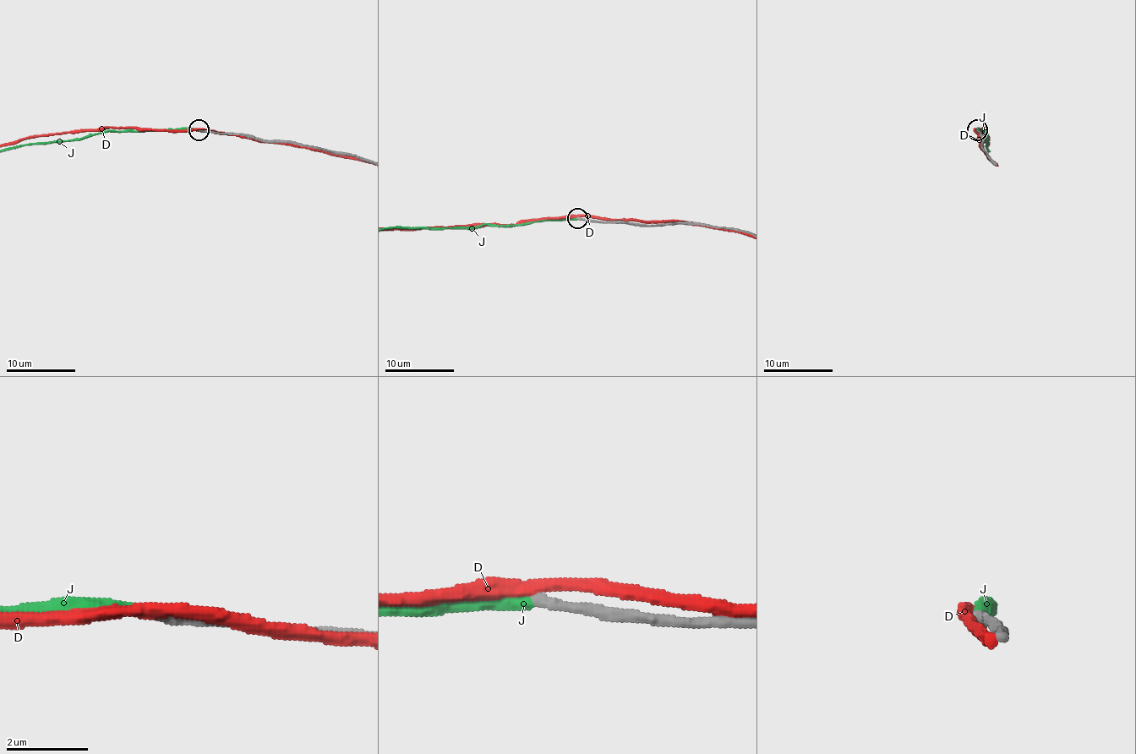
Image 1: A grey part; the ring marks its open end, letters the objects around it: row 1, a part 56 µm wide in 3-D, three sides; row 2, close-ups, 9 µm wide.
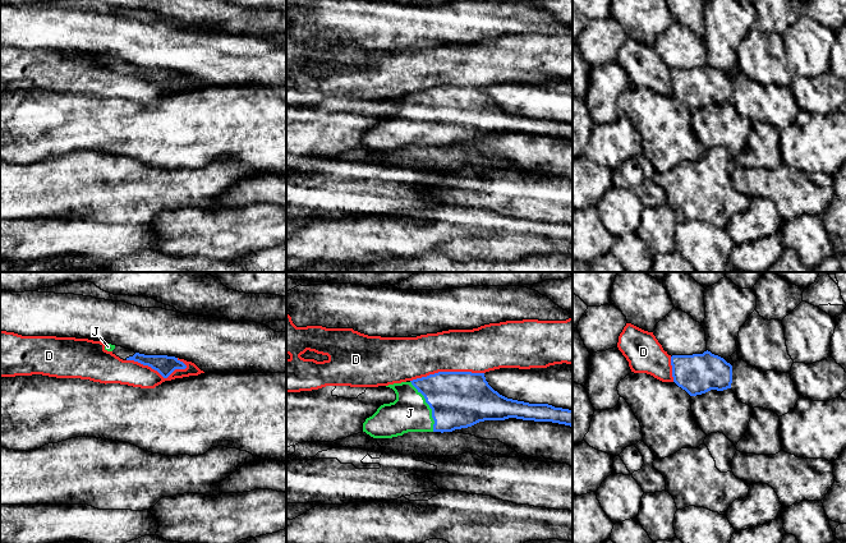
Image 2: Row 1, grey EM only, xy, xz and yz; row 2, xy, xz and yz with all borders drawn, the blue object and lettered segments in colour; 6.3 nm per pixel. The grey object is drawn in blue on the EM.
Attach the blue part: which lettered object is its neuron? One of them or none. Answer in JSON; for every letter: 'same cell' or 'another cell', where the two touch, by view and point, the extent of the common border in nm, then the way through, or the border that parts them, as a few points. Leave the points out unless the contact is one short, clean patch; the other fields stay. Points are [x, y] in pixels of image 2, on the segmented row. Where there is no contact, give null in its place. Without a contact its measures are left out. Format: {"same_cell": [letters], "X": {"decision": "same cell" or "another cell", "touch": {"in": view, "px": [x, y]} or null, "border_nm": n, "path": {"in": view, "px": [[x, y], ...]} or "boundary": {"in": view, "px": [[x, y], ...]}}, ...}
{"same_cell": ["J"], "D": {"decision": "another cell", "touch": {"in": "xz", "px": [446, 372]}, "border_nm": 460}, "J": {"decision": "same cell", "touch": {"in": "xz", "px": [430, 406]}, "border_nm": 360, "path": {"in": "xz", "px": [[458, 400], [435, 403], [430, 406], [419, 406], [409, 413]]}}}

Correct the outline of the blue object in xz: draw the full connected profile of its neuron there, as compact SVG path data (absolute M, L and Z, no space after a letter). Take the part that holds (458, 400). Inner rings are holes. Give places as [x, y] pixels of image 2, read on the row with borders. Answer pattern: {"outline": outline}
{"outline": "M438 372L386 387L395 391L396 400L381 405L363 423L363 432L373 438L392 438L408 432L452 432L472 427L479 422L509 418L552 422L573 427L573 410L555 408L548 404L529 404L507 399L488 385L484 373Z"}

